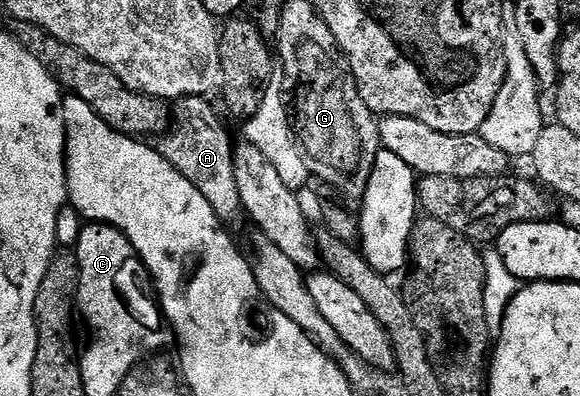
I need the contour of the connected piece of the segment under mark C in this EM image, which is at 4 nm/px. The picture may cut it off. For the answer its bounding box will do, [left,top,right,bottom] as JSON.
[74,222,170,379]

